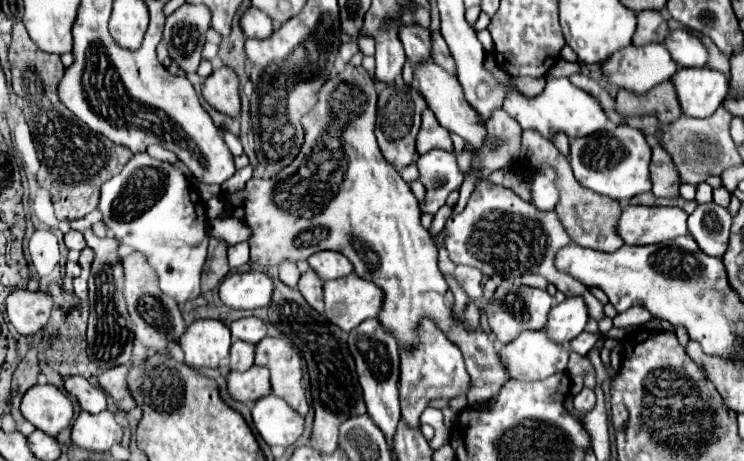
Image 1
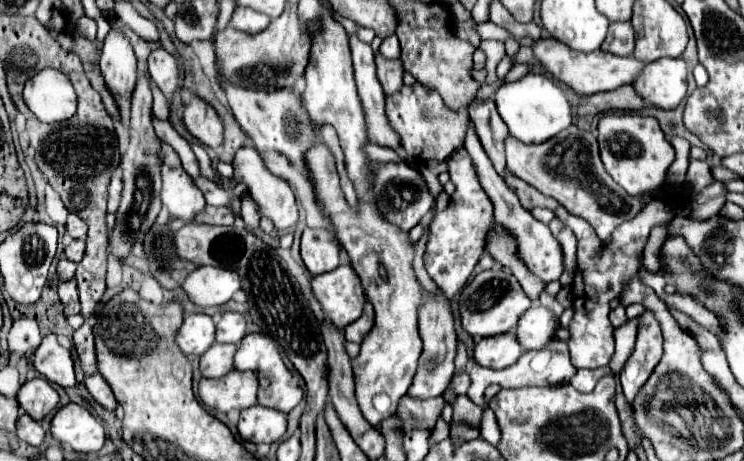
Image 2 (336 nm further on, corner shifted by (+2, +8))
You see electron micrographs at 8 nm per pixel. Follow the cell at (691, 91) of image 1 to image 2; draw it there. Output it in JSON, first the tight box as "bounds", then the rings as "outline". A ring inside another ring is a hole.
{"bounds":[634,58,686,108],"outline":[[[662,58],[650,62],[634,78],[634,90],[652,106],[676,108],[686,98],[686,62],[682,58]]]}

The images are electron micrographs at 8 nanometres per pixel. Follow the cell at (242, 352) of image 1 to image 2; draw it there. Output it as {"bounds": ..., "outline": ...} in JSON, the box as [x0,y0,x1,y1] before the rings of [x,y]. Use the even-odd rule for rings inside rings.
{"bounds":[200,344,236,378],"outline":[[[212,344],[210,350],[206,350],[200,356],[200,374],[204,378],[222,378],[226,372],[230,372],[232,358],[236,354],[236,344]]]}

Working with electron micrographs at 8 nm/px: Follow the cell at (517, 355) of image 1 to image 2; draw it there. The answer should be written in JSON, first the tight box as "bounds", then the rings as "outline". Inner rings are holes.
{"bounds":[472,332,524,368],"outline":[[[504,332],[498,336],[482,338],[474,344],[472,358],[486,368],[506,368],[512,366],[520,356],[524,354],[522,346],[518,344],[518,338],[514,332]]]}

